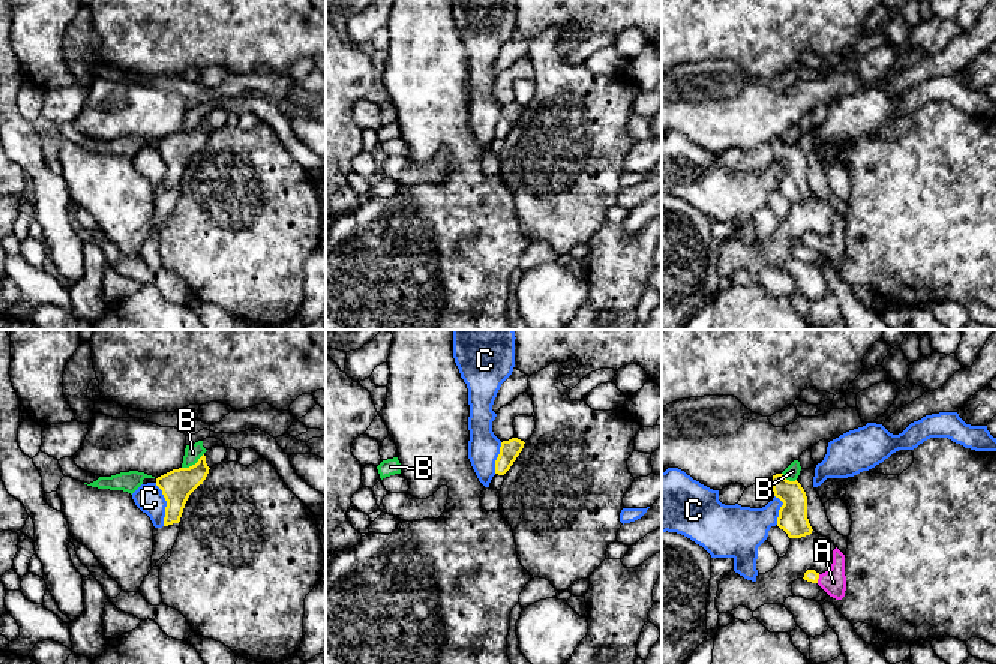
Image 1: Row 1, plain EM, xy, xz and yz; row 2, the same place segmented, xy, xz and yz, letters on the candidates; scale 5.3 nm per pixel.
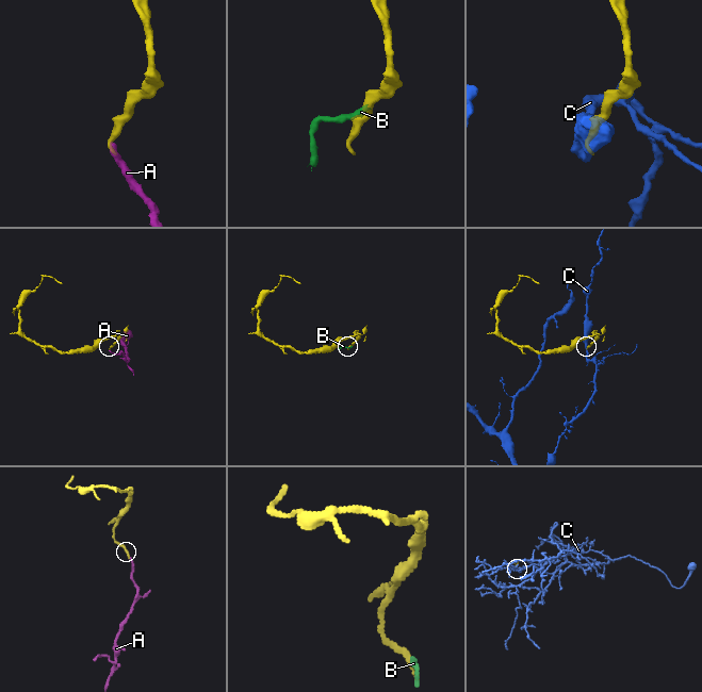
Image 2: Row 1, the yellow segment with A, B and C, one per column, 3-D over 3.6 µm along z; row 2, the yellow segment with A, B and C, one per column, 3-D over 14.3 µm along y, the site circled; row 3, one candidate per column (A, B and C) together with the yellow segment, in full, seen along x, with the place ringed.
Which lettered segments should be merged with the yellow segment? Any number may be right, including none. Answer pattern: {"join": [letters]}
{"join": ["A"]}

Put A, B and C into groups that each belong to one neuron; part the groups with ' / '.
A / B / C

